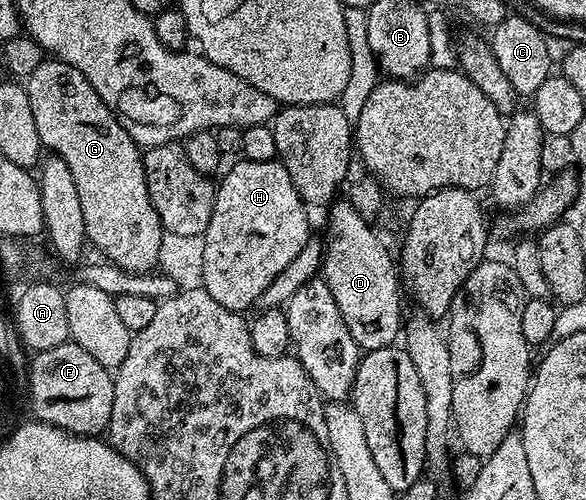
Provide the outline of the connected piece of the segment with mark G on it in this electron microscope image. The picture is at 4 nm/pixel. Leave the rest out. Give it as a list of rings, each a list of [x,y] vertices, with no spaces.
[[[54,57],[44,58],[43,63],[33,69],[25,86],[29,106],[33,109],[33,122],[37,124],[37,137],[48,152],[60,155],[65,165],[69,165],[69,173],[73,173],[73,185],[77,185],[77,198],[81,200],[87,243],[95,246],[106,262],[114,263],[121,270],[133,274],[154,272],[164,230],[149,197],[139,144],[131,140],[117,116],[108,109],[105,101],[101,101],[101,97],[97,97],[93,85],[89,85],[87,78],[73,69],[73,65]]]

